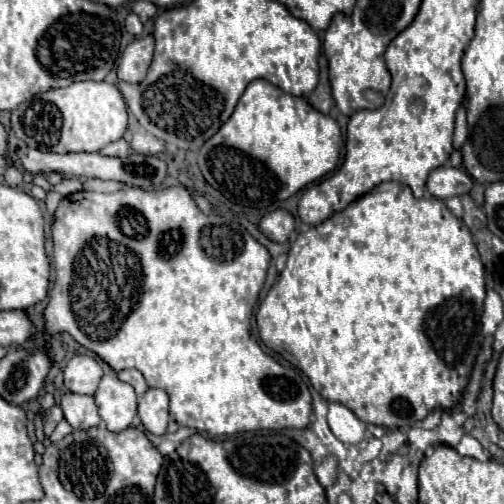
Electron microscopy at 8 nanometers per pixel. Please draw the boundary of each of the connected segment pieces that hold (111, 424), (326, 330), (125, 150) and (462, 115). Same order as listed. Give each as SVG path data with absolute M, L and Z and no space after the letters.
M104 371L104 377L96 391L96 405L100 419L106 423L108 431L120 433L130 427L134 415L136 415L136 393L128 383L120 381L114 375L108 375Z
M388 181L376 185L370 193L350 203L344 211L334 213L326 221L312 225L306 233L300 233L294 241L288 244L288 251L280 253L274 263L274 283L270 287L264 301L258 307L256 323L260 331L260 339L266 347L280 353L286 361L298 367L312 383L312 387L328 401L342 403L348 407L360 421L388 427L388 429L408 429L416 421L424 419L432 409L450 409L458 399L460 391L464 391L472 363L480 351L480 317L484 303L484 267L478 255L478 249L472 241L468 227L454 217L442 199L416 199L408 185L398 181Z
M120 139L120 141L114 141L108 147L104 147L100 153L102 155L116 155L116 157L124 159L124 155L130 155L130 145L126 143L126 139Z
M464 105L456 111L456 131L454 131L454 147L460 149L466 141L466 109Z

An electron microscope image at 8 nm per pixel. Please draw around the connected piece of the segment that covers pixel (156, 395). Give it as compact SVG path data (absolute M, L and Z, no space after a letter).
M148 389L138 403L138 417L146 431L164 435L168 429L168 393L164 389Z

